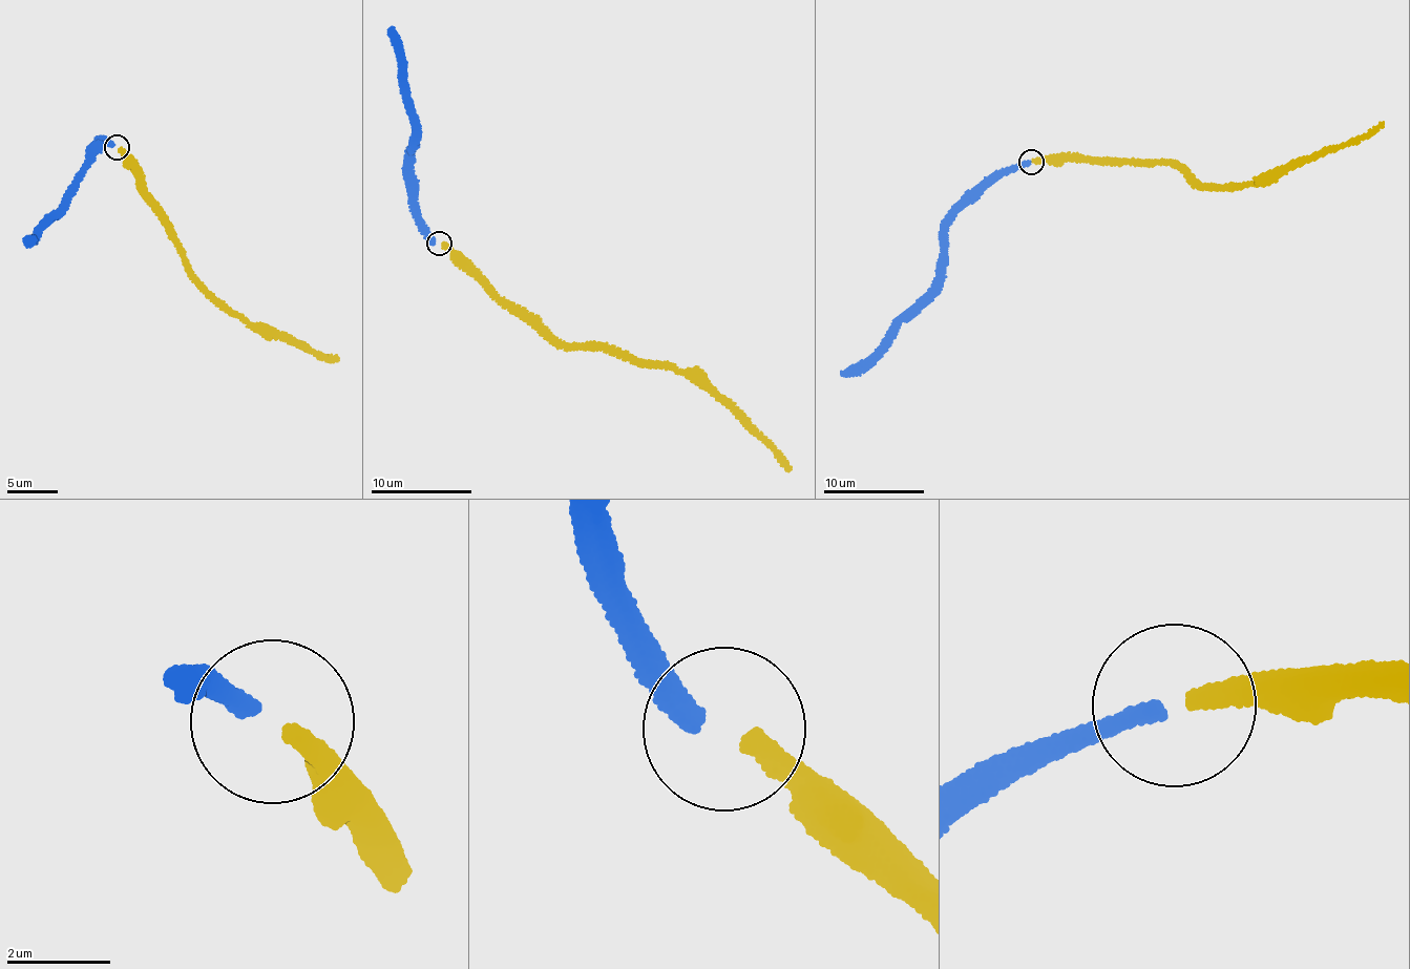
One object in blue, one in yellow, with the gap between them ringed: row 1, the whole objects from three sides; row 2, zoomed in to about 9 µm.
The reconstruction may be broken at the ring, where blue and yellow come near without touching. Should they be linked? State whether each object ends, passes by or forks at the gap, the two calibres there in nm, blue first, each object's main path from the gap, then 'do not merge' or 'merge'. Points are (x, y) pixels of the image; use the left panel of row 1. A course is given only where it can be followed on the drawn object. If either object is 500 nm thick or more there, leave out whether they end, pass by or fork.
blue ends | yellow ends | 400/400 nm | blue via (111, 146), (107, 139), (61, 211), (41, 232), (29, 238) | yellow via (120, 148), (138, 164), (147, 195), (172, 226), (196, 282), (248, 323), (329, 359), (337, 357) | merge

